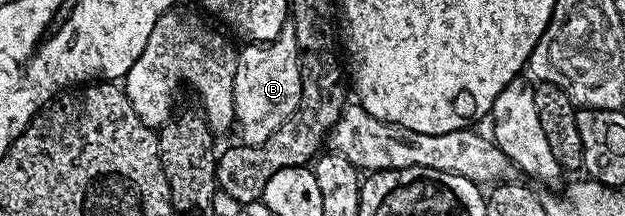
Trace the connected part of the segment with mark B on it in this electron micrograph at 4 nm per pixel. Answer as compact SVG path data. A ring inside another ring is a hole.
M293 27L282 28L274 40L247 45L239 51L234 75L234 119L237 127L242 127L241 143L249 146L263 144L296 110L302 93L302 71Z

